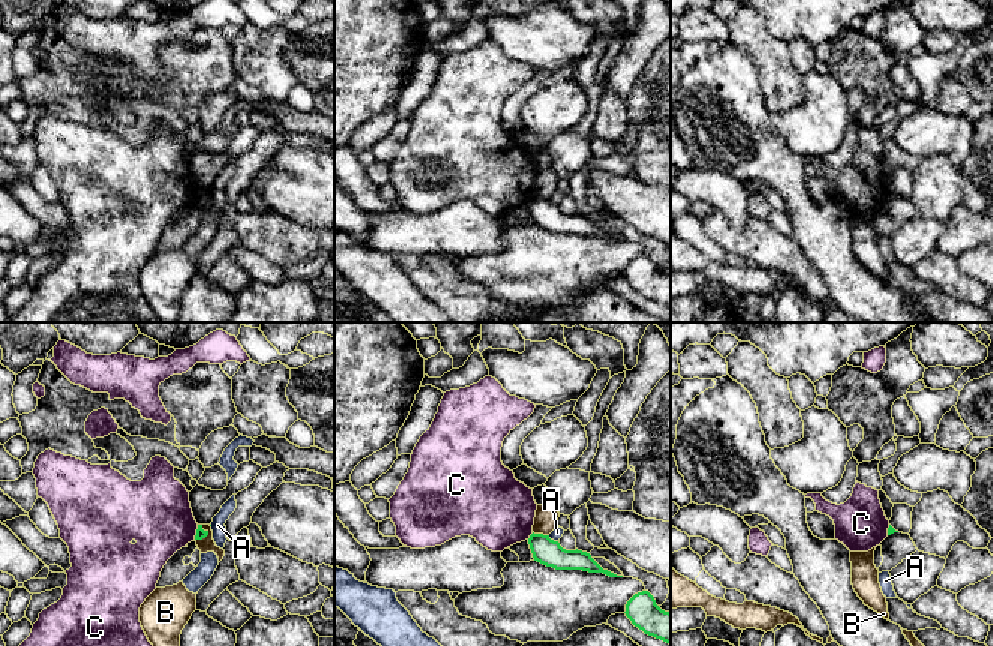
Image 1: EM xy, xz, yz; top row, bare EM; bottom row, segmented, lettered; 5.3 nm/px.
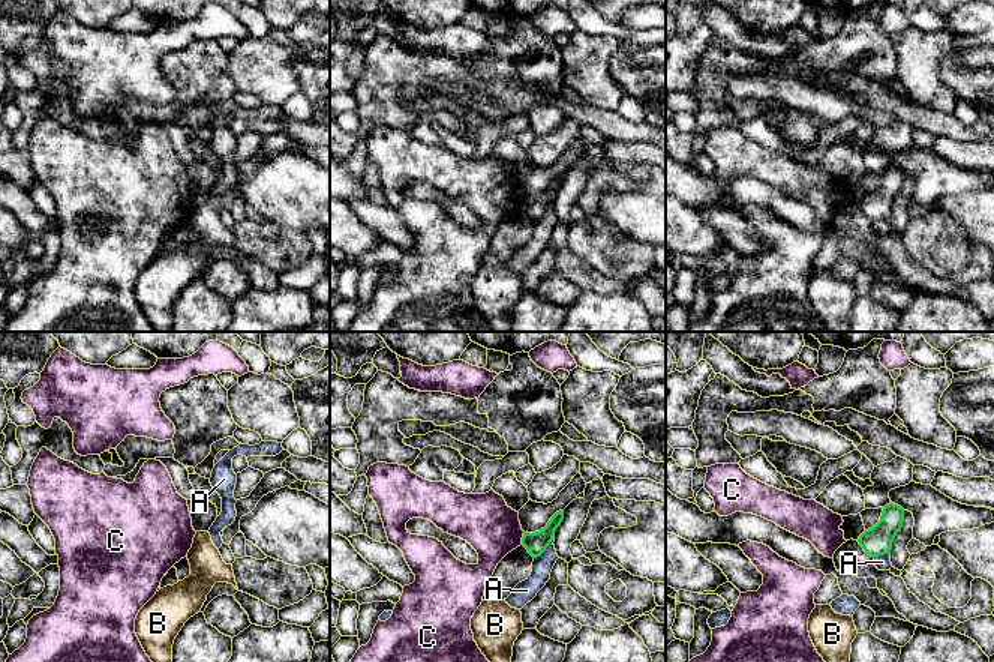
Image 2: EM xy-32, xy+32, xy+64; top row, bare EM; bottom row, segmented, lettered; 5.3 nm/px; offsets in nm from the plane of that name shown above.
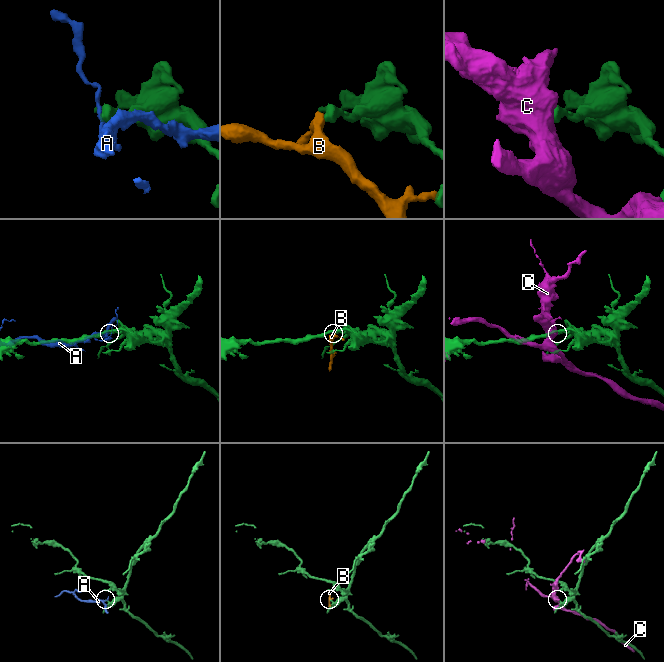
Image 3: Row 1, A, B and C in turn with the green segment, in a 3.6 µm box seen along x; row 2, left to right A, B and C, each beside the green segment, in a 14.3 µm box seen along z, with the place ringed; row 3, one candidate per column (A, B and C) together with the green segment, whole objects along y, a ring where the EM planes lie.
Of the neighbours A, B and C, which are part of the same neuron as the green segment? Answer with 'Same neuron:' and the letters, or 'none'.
Same neuron: none

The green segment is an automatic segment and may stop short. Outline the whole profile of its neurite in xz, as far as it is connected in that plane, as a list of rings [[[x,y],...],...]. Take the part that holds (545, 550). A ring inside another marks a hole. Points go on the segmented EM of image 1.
[[[532,532],[528,538],[528,544],[534,561],[546,567],[555,570],[582,570],[588,573],[603,573],[609,577],[622,577],[603,570],[586,552],[562,549],[560,543],[550,540],[549,535]]]

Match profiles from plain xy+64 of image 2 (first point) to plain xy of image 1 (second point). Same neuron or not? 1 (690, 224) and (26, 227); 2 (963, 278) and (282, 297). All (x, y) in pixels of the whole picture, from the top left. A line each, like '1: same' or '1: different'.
1: same
2: different

